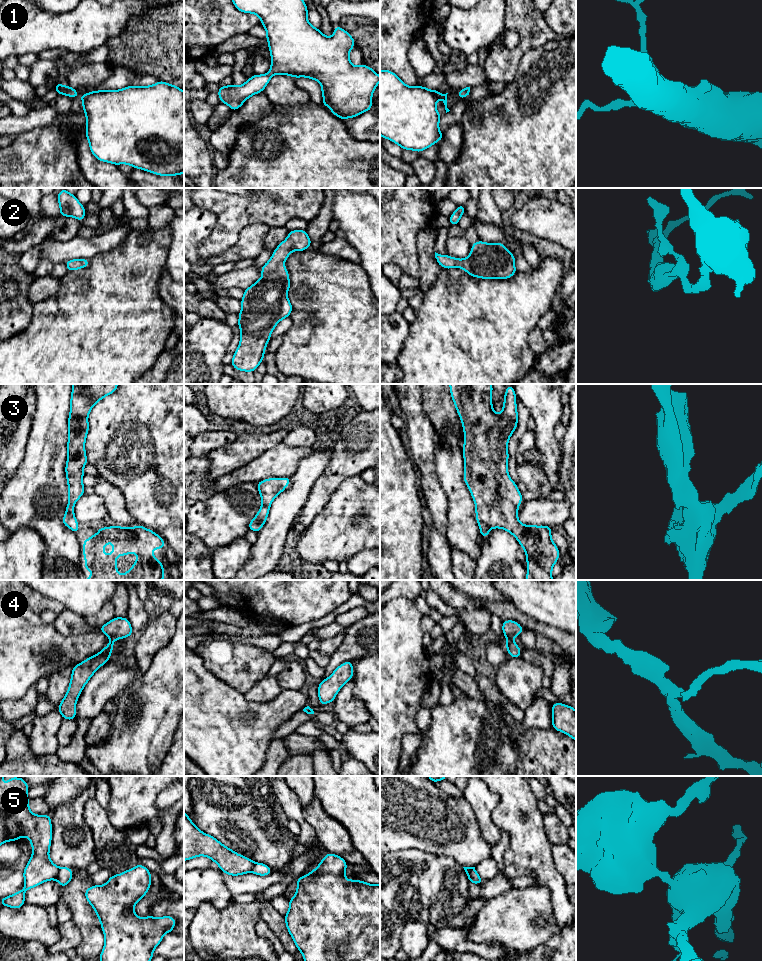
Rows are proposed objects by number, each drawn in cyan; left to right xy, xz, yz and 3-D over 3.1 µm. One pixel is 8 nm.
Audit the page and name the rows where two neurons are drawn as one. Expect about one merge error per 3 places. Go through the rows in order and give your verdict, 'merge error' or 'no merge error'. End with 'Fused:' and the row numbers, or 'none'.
1: no merge error
2: no merge error
3: no merge error
4: merge error
5: merge error
Fused: 4, 5

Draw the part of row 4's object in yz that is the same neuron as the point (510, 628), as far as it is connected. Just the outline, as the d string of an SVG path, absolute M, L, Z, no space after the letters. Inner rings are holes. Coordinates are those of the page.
M505 620L502 623L502 631L506 639L512 639L514 636L520 636L523 627L513 620Z

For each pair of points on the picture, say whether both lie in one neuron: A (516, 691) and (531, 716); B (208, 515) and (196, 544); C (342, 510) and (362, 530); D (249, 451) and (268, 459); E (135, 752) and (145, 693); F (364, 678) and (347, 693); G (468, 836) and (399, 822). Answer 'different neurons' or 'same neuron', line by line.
A: different neurons
B: different neurons
C: same neuron
D: different neurons
E: same neuron
F: different neurons
G: same neuron

